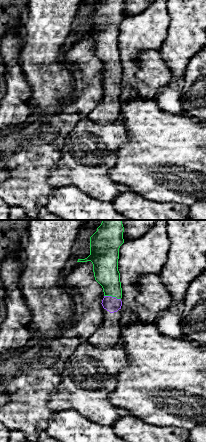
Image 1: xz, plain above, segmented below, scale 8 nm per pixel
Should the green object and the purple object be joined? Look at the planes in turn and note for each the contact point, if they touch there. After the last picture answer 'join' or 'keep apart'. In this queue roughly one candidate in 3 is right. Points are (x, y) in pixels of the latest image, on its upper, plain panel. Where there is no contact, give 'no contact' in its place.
(112, 72)

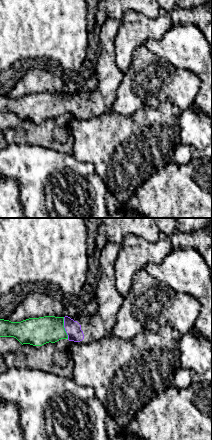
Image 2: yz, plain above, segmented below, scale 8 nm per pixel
(64, 104)

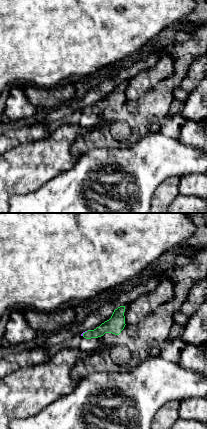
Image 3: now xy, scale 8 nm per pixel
(84, 109)

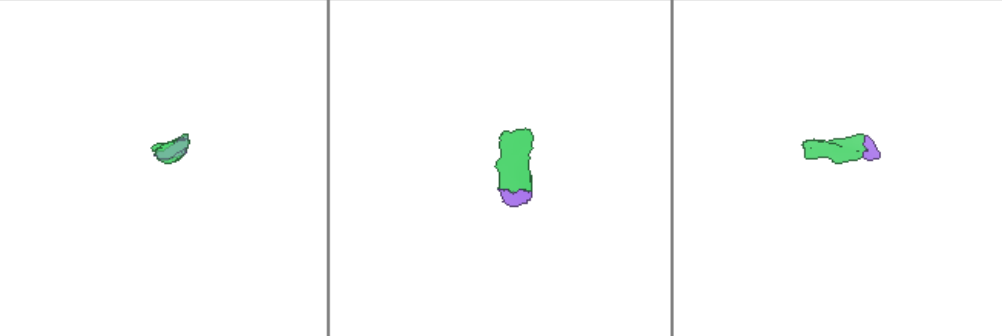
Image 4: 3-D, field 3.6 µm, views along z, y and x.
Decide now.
join

